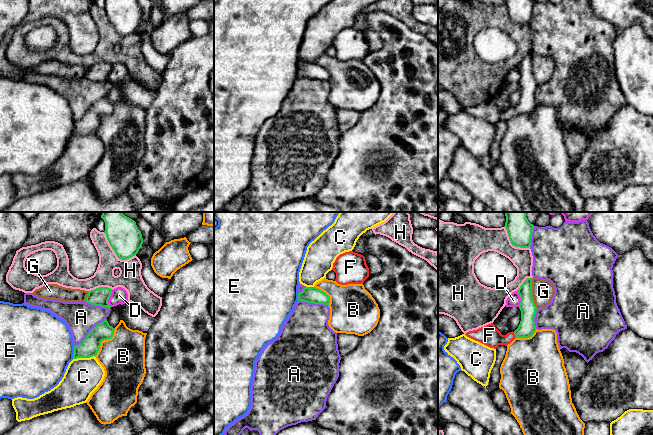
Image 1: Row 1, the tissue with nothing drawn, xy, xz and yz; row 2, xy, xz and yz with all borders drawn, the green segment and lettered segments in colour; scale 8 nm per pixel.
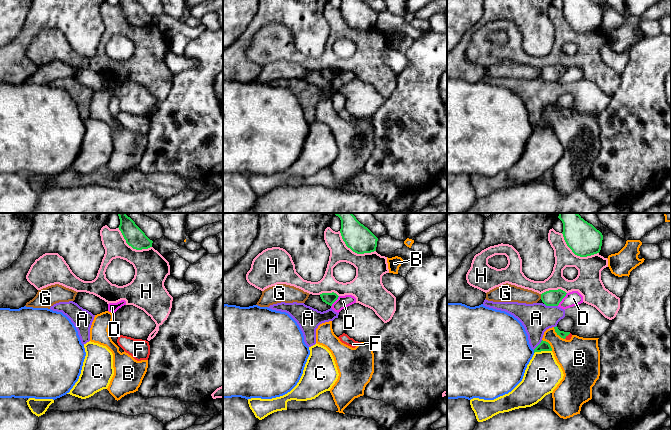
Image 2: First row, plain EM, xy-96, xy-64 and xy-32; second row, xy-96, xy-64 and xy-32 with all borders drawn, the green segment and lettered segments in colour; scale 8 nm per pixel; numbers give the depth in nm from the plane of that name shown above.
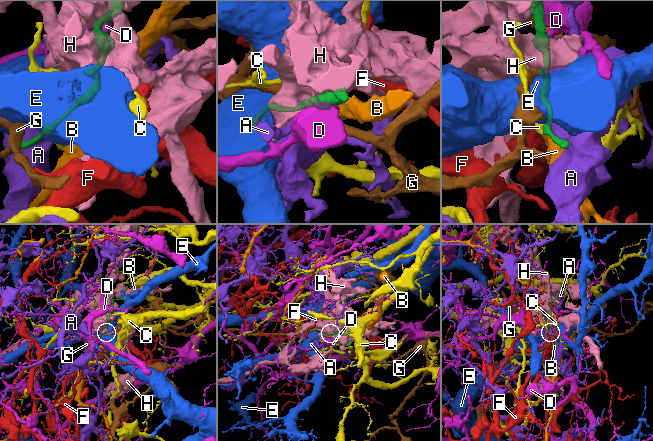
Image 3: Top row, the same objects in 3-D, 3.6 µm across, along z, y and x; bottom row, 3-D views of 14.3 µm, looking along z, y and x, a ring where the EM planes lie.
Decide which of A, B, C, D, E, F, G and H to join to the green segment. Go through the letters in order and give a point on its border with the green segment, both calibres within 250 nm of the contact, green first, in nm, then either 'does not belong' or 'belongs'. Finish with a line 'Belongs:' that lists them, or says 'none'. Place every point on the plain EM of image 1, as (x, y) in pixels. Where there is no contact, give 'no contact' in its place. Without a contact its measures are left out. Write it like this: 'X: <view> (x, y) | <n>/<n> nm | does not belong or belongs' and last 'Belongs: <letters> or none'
A: xy (89, 109) | 150/260 nm | does not belong
B: xy (103, 116) | 150/360 nm | does not belong
C: xy (83, 133) | 150/280 nm | does not belong
D: xy (109, 73) | 140/130 nm | does not belong
E: xy (74, 128) | 150/480 nm | does not belong
F: yz (515, 111) | 140/170 nm | belongs
G: yz (531, 69) | 130/180 nm | does not belong
H: xy (115, 28) | 260/190 nm | does not belong
Belongs: F

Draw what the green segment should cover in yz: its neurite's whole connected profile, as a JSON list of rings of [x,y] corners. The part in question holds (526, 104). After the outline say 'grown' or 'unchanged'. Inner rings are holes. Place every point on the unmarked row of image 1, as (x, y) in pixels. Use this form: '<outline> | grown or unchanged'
[[[527,54],[517,66],[521,77],[521,97],[518,104],[513,108],[502,111],[493,99],[477,106],[469,107],[465,111],[490,124],[496,125],[499,121],[507,122],[515,114],[529,114],[536,107],[534,93],[537,87],[532,73],[532,54]]] | grown

